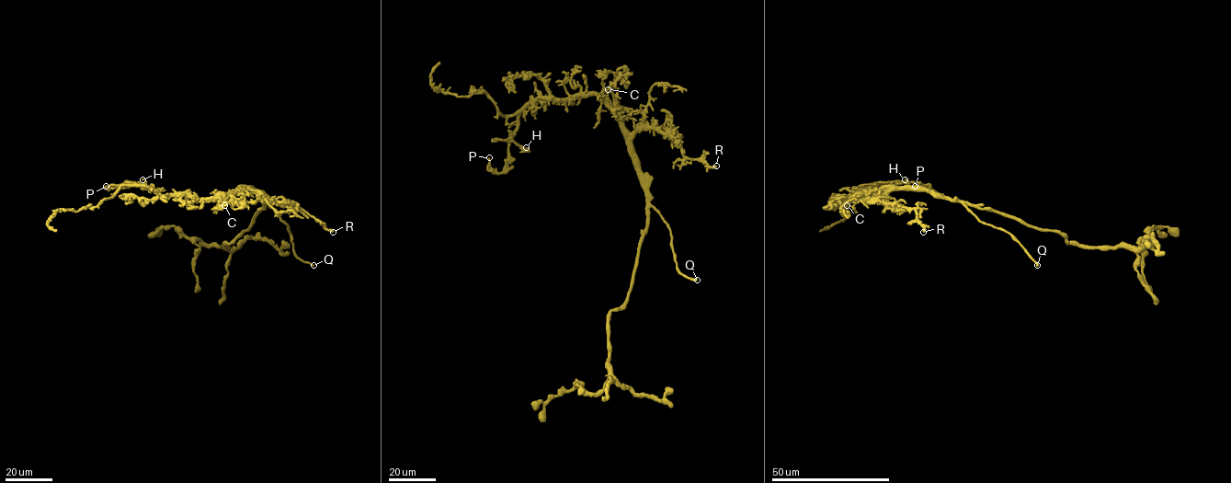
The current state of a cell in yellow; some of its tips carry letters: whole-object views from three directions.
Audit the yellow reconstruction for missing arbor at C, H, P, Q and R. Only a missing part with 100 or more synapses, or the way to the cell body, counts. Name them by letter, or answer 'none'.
Q

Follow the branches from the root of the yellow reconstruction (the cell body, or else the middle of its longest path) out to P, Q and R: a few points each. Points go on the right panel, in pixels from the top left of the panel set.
P: (937, 195), (926, 190), (872, 189), (852, 199), (861, 186), (875, 182), (919, 182), (929, 188), (915, 186)
Q: (937, 195), (958, 200), (980, 221), (1007, 231), (1037, 265)
R: (937, 195), (926, 190), (905, 189), (891, 189), (886, 193), (886, 200), (893, 206), (915, 211), (923, 232)

